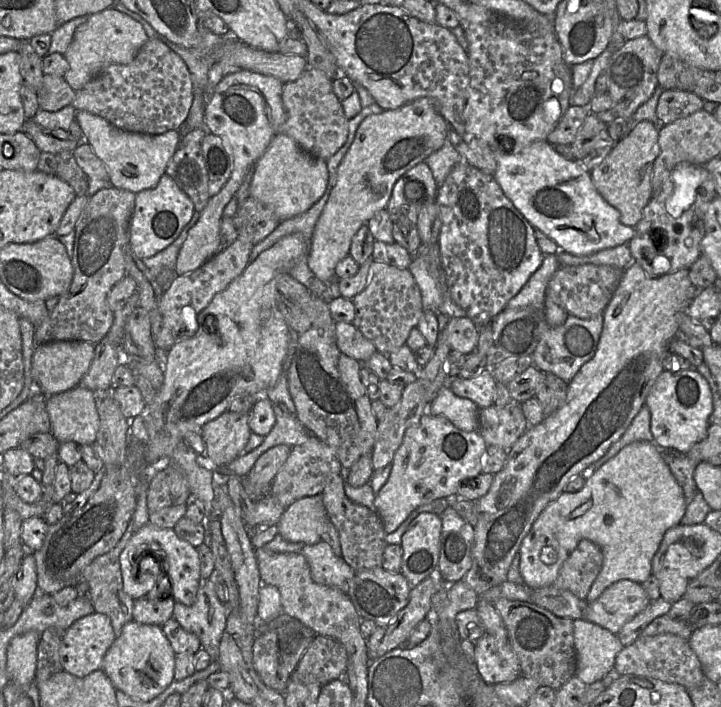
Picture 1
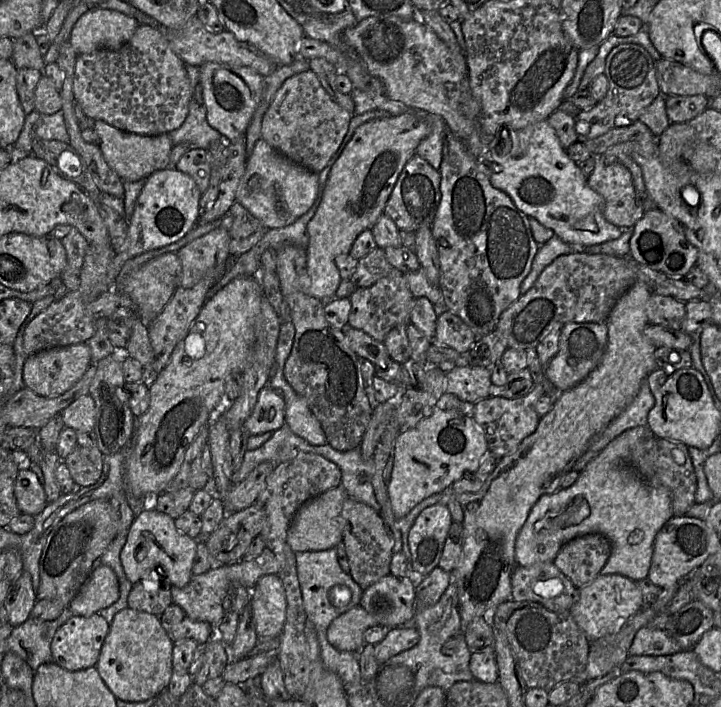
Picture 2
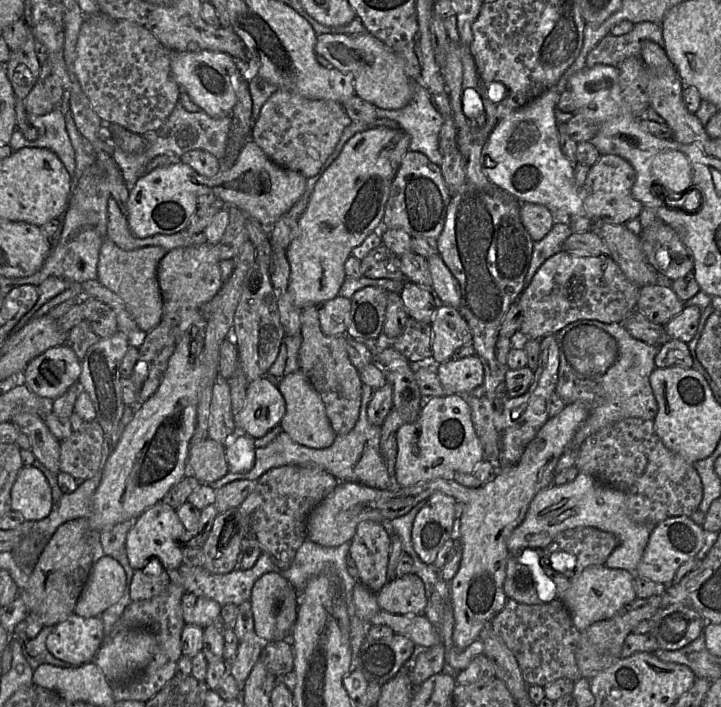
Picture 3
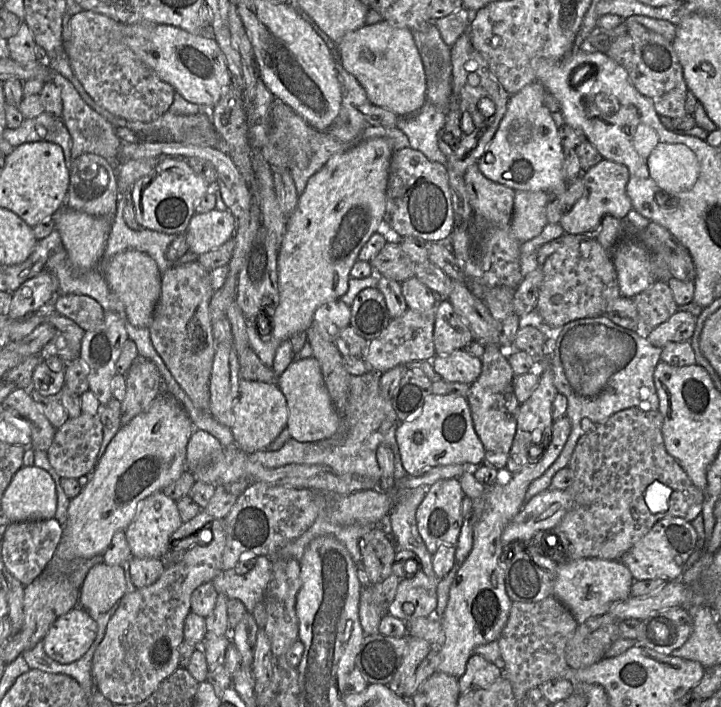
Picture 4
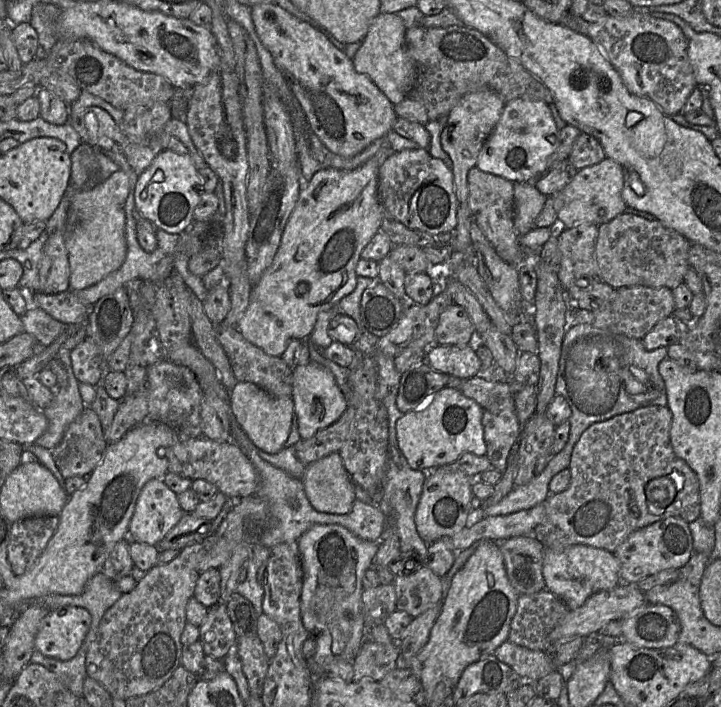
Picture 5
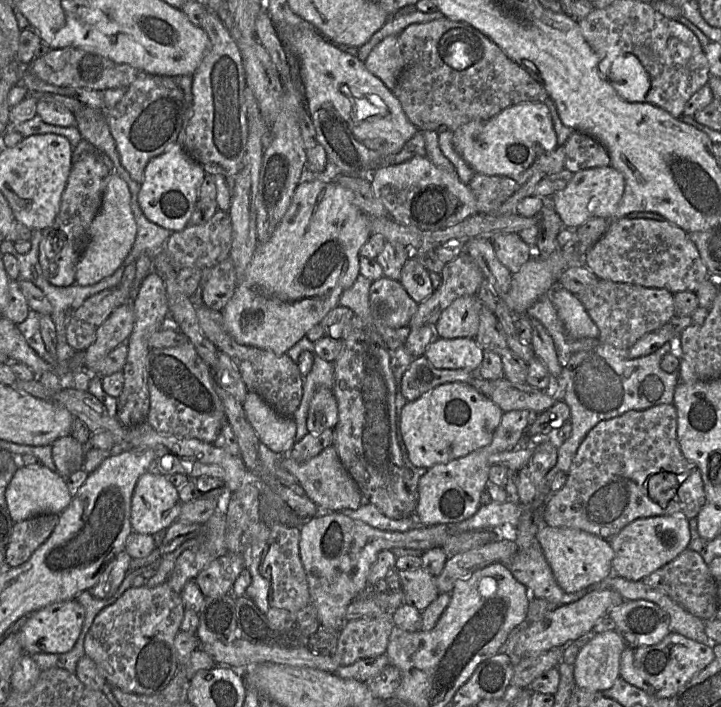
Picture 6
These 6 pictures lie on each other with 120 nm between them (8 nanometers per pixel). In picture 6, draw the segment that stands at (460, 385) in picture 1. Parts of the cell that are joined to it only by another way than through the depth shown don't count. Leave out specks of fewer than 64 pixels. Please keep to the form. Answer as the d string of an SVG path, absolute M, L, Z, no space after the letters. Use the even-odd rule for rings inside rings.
M437 338L426 349L425 356L437 369L476 372L483 361L483 349L474 338Z

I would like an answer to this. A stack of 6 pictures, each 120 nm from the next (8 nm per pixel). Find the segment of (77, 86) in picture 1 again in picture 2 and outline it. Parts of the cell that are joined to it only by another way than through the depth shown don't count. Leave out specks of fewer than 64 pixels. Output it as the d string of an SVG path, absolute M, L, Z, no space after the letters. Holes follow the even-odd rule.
M90 8L74 25L69 43L77 55L99 49L118 50L135 33L138 22L121 12Z

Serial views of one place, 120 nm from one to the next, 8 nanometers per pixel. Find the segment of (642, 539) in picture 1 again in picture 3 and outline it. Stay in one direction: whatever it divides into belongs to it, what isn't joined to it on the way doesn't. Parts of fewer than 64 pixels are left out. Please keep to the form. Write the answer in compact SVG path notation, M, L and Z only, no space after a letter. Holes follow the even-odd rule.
M579 472L573 481L564 485L551 484L534 496L524 520L513 530L507 546L509 552L519 552L526 548L543 549L562 531L578 527L594 527L614 534L619 540L618 546L604 565L635 574L655 526L633 522L626 513L623 492L597 482L586 473Z

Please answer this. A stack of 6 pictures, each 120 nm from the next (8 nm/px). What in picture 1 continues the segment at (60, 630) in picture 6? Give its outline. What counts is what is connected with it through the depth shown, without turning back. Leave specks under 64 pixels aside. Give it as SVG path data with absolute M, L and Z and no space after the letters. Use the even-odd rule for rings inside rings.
M94 612L78 619L62 637L59 648L62 669L77 677L102 670L105 654L115 640L109 616Z

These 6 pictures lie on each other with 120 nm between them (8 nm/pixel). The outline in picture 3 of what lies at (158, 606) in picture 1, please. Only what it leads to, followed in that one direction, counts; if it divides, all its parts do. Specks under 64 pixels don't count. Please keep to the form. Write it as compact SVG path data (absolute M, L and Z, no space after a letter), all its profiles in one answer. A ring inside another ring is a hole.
M150 559L140 570L134 570L130 584L131 601L150 599L165 591L170 583L168 573L158 559Z

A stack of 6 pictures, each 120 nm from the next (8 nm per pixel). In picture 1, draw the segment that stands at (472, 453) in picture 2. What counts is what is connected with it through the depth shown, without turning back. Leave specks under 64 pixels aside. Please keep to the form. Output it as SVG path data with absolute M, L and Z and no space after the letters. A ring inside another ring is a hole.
M424 413L406 429L395 451L388 480L375 497L373 509L380 516L384 531L395 531L421 505L439 498L458 497L459 486L482 472L487 446L479 431L466 432L445 417Z

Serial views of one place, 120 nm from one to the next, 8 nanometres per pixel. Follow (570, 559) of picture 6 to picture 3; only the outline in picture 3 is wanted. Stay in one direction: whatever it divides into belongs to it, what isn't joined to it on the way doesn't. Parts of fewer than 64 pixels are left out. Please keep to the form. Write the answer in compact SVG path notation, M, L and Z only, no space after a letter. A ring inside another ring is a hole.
M593 565L585 568L579 575L571 578L570 586L562 596L572 621L579 632L584 631L597 621L613 617L637 596L634 576L624 569L611 569L605 565Z

